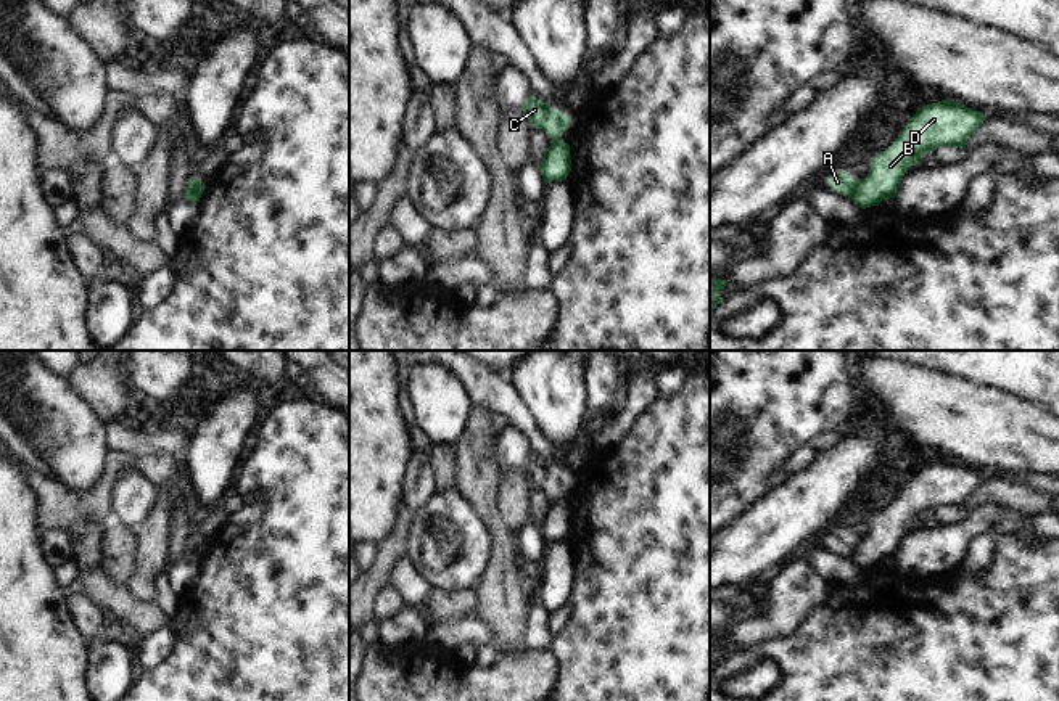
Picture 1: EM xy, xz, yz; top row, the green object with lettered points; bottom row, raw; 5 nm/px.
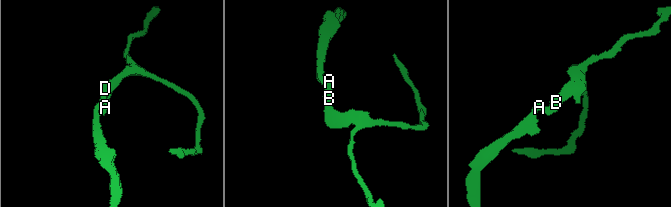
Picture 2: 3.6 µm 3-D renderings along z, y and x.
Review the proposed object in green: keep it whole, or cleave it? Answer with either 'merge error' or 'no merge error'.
merge error

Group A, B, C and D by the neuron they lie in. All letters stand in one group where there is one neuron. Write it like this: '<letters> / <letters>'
A C / B D

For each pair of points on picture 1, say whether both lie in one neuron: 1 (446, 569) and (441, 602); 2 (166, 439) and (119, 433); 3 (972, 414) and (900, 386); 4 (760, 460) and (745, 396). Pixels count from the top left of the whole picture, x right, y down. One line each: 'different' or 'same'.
1: different
2: same
3: same
4: same

